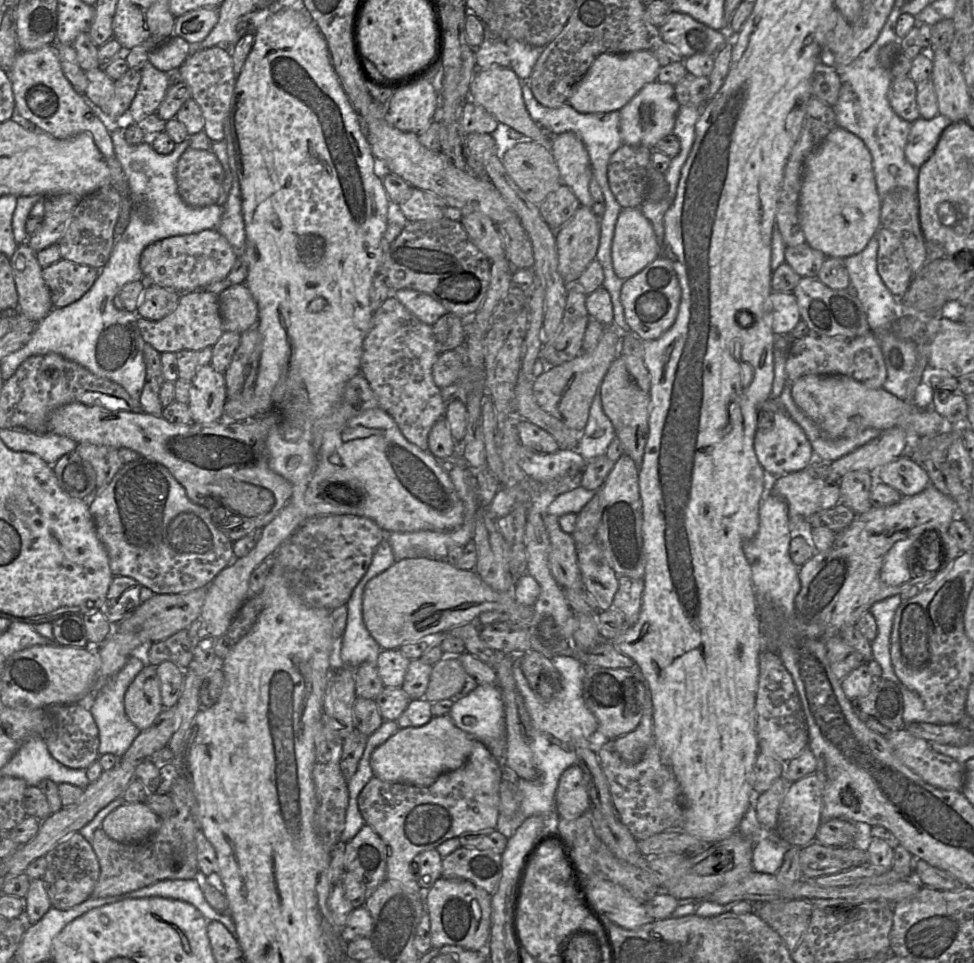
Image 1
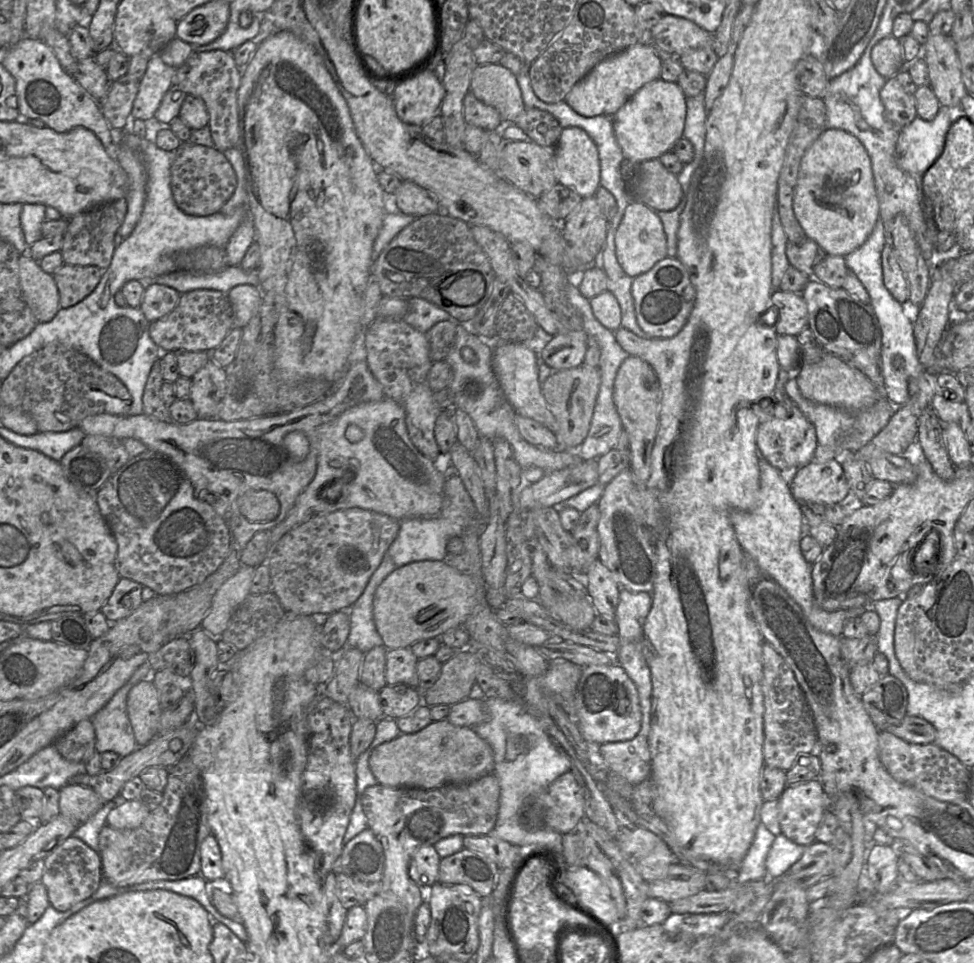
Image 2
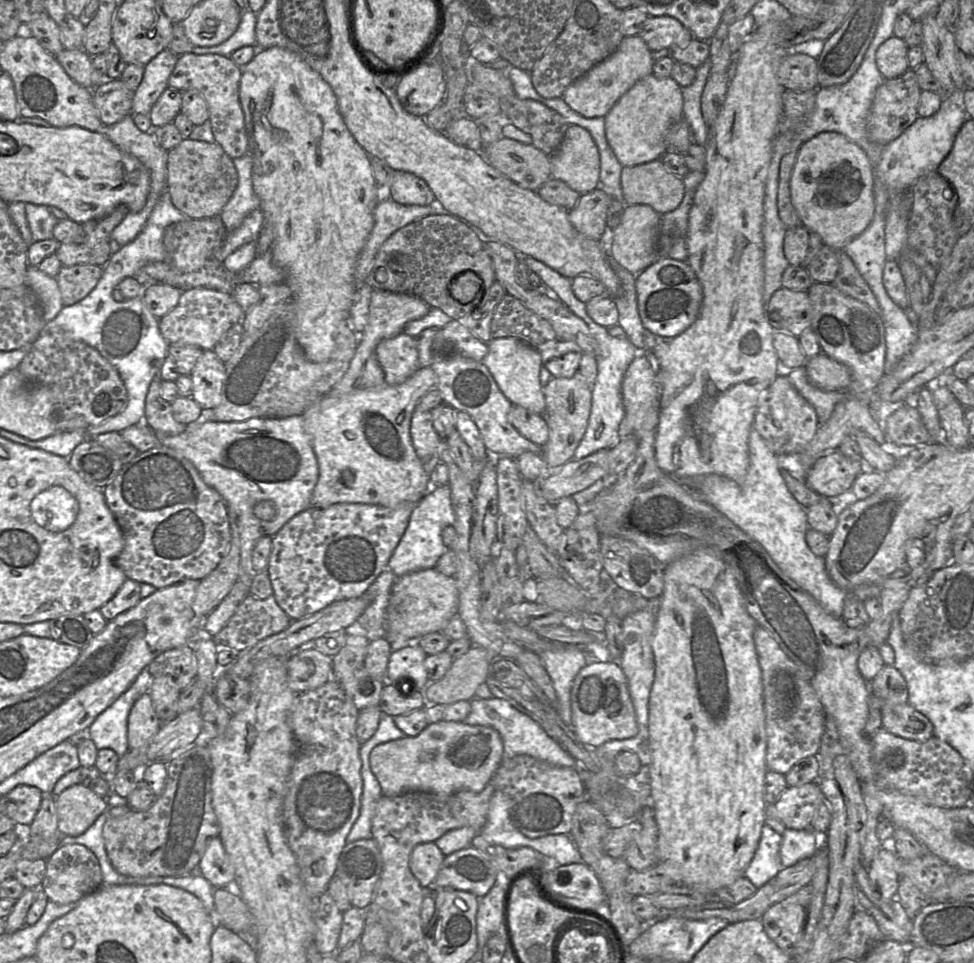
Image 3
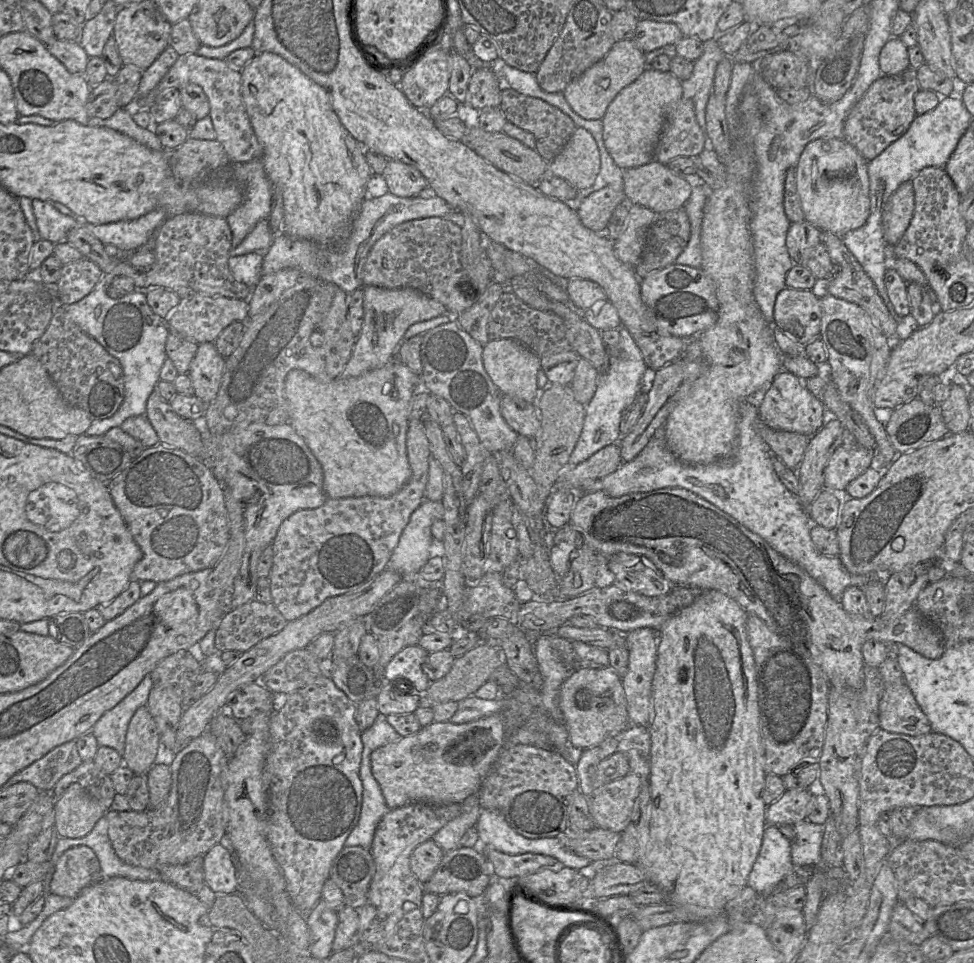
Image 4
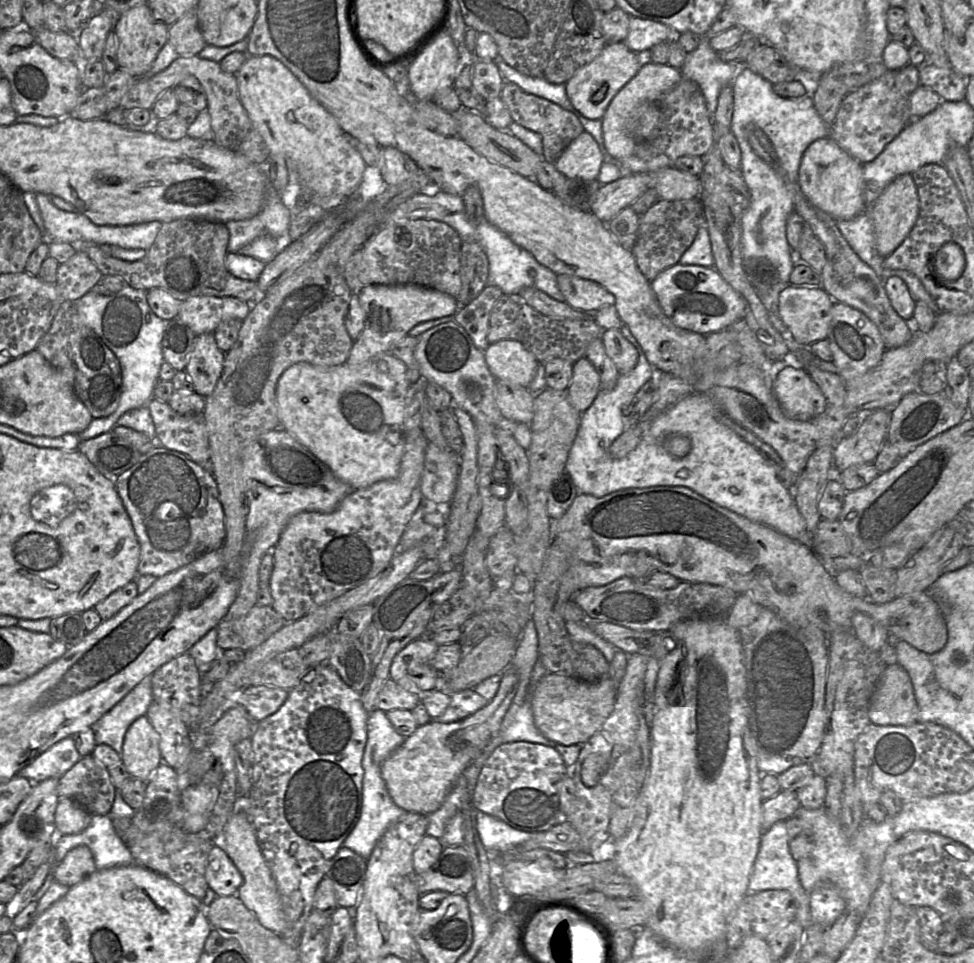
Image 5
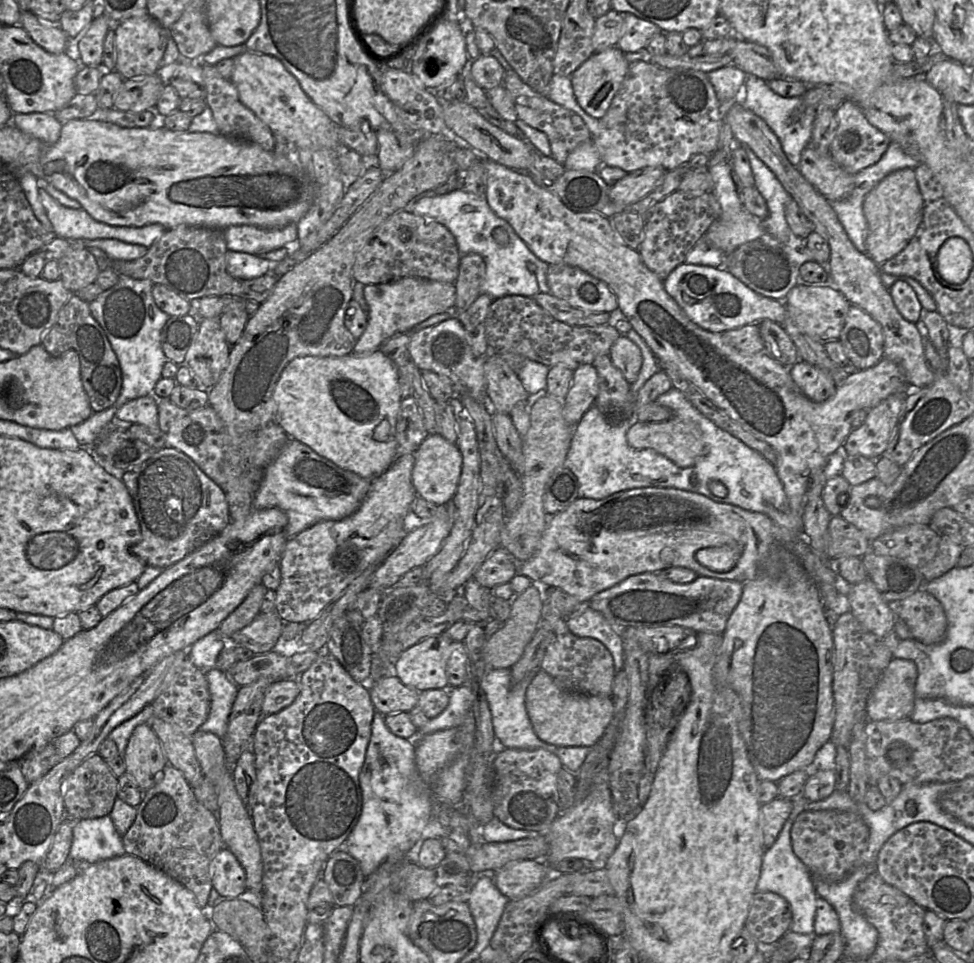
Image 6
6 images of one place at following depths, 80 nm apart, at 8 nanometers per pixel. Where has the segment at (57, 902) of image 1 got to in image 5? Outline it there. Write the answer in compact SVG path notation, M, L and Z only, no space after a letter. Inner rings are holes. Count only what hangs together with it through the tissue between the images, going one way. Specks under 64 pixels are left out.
M79 845L71 849L63 860L55 866L53 880L70 888L96 870L90 848Z

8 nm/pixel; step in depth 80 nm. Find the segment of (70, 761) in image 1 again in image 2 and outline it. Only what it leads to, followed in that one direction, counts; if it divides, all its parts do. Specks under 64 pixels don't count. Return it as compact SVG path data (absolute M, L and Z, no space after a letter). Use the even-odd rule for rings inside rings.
M92 719L79 722L53 744L59 753L72 762L85 762L96 751L96 734Z

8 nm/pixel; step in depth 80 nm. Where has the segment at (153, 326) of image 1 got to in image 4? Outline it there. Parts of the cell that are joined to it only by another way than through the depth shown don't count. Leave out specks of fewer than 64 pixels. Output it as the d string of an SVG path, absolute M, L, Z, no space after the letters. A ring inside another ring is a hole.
M203 294L181 298L179 304L166 318L169 330L175 331L197 344L213 343L219 334L233 322L245 322L248 318L247 300Z

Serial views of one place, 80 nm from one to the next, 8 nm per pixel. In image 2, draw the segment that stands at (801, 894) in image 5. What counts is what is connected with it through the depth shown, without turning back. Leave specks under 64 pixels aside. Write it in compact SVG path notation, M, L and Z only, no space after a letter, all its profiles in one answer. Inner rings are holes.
M764 824L757 827L754 840L736 873L740 882L749 882L768 878L766 858L775 839Z

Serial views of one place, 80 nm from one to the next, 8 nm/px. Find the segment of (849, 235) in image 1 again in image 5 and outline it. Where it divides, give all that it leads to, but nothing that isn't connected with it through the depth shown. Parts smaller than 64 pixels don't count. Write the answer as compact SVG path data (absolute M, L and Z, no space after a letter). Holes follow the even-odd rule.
M829 138L813 142L804 152L798 182L806 198L835 220L849 220L866 208L864 197L863 164L841 149Z

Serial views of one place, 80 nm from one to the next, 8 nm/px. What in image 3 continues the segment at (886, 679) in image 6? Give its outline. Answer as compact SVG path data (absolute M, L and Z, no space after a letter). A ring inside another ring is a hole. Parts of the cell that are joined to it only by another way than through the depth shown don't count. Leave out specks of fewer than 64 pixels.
M883 702L882 728L902 738L926 742L934 736L931 721L908 702Z

